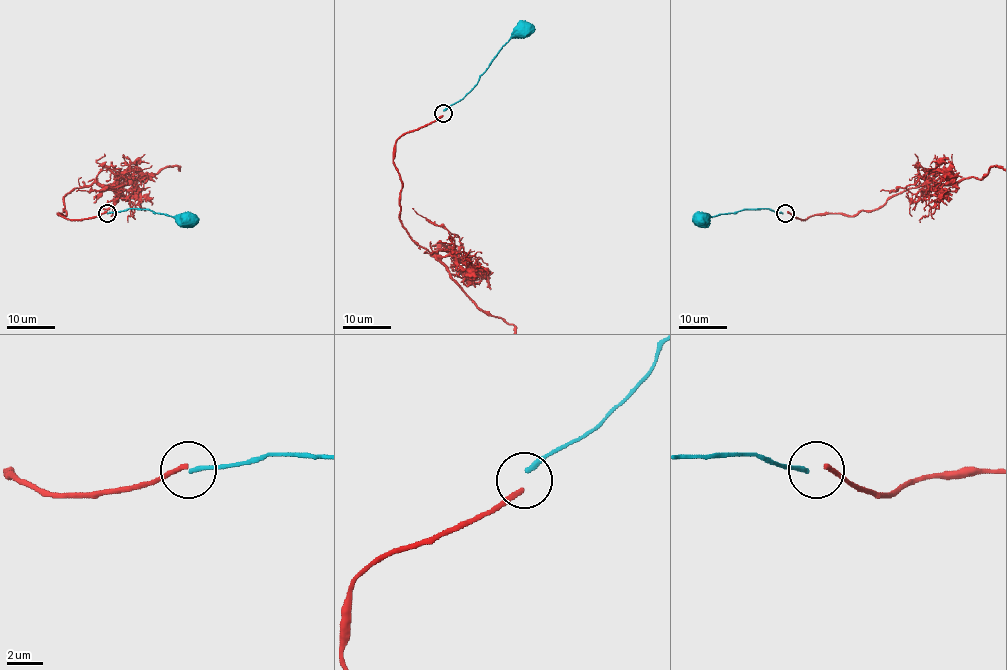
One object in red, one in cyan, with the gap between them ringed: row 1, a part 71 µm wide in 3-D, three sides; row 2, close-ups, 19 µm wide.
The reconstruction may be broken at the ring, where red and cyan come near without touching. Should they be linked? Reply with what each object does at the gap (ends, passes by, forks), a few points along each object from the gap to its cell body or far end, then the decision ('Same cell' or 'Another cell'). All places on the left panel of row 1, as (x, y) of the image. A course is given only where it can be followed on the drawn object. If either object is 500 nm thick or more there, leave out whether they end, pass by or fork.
At the ring red ends. At the ring cyan ends. Course of cyan: (107, 213), (149, 208), (186, 219). Another cell

